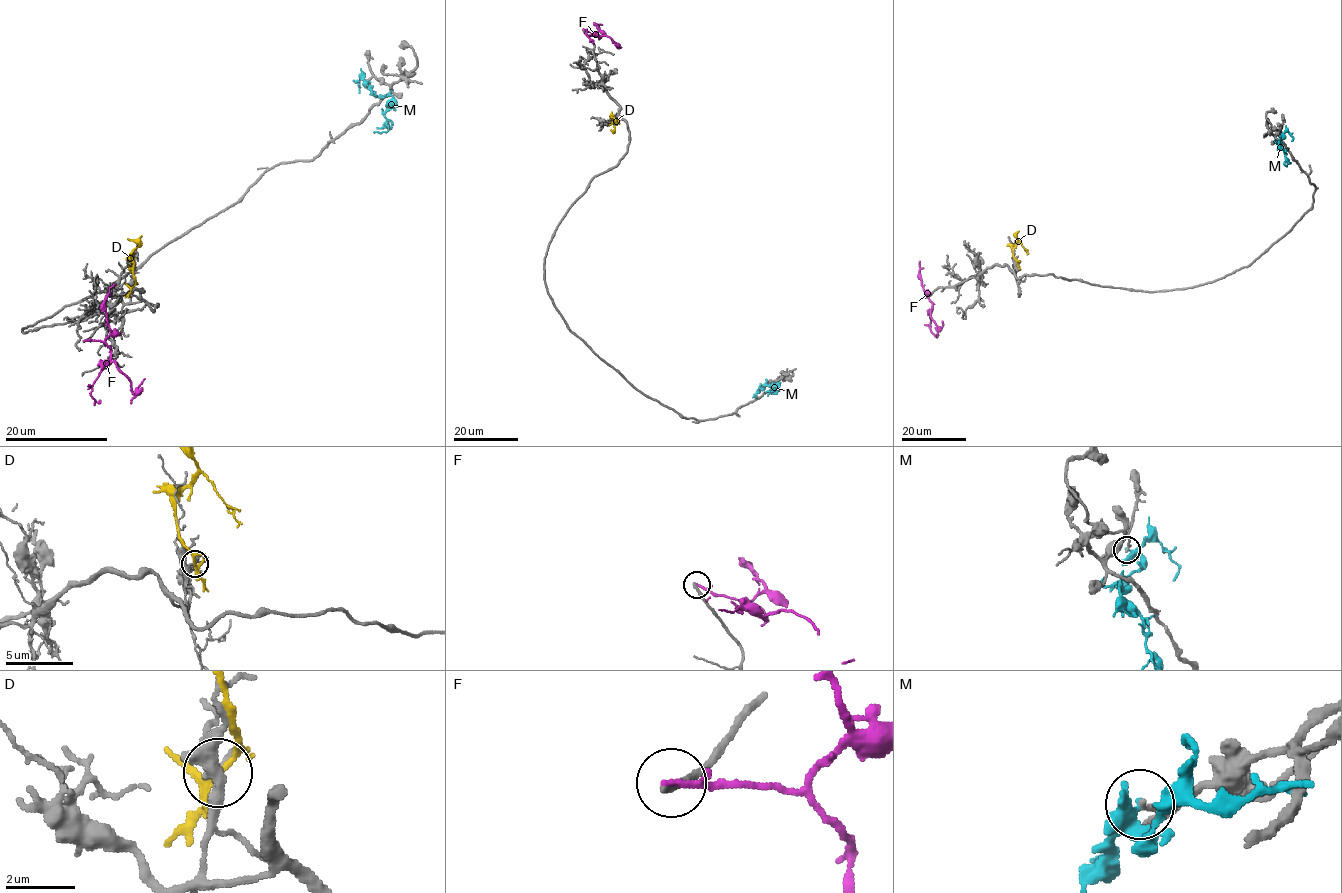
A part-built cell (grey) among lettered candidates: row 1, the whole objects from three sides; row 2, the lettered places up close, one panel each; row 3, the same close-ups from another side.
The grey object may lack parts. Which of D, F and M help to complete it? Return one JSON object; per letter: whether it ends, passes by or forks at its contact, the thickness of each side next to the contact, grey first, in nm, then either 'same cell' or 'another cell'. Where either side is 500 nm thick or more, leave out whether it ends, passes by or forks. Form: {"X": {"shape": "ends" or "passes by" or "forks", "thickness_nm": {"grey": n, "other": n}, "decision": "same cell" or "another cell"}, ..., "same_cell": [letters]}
{"D": {"shape": "forks", "thickness_nm": {"grey": 150, "other": 180}, "decision": "another cell"}, "F": {"shape": "passes by", "thickness_nm": {"grey": 240, "other": 140}, "decision": "another cell"}, "M": {"shape": "forks", "thickness_nm": {"grey": 190, "other": 280}, "decision": "another cell"}, "same_cell": []}

